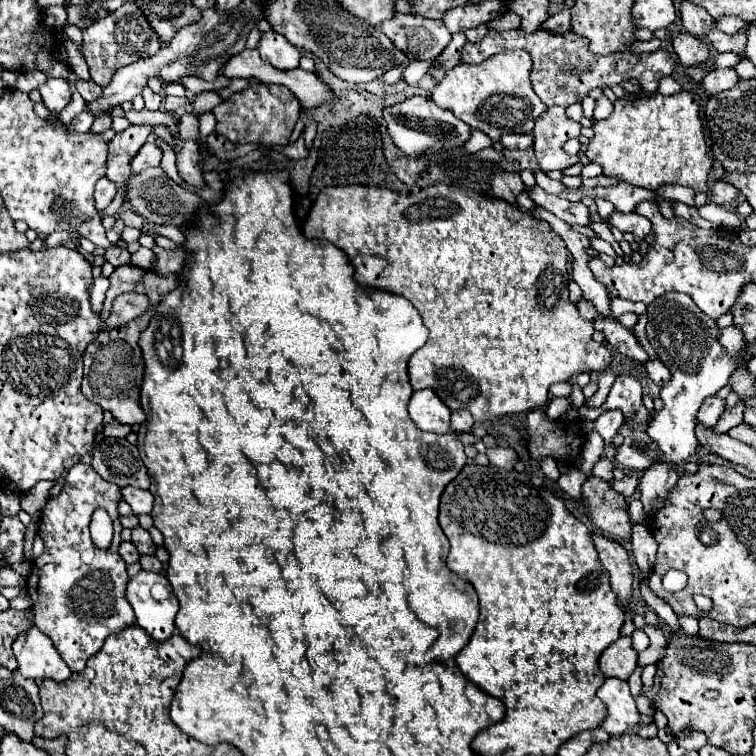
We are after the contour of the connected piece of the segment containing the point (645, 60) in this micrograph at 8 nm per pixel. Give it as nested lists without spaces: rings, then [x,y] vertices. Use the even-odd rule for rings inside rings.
[[[490,29],[484,39],[470,43],[466,41],[462,49],[462,63],[480,63],[492,57],[492,53],[520,47],[532,55],[532,71],[530,81],[534,93],[548,105],[562,105],[568,107],[572,103],[580,103],[590,89],[604,87],[604,85],[618,85],[622,81],[628,81],[630,77],[636,77],[640,81],[642,91],[654,93],[658,87],[658,81],[662,77],[668,77],[674,71],[676,62],[670,54],[663,49],[654,53],[612,53],[612,55],[596,55],[588,49],[588,39],[578,37],[578,33],[550,33],[544,29],[538,29],[534,33],[524,33],[522,29],[510,29],[510,31],[494,31]]]

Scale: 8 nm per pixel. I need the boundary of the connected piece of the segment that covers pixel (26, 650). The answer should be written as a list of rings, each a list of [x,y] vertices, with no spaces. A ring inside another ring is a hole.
[[[30,627],[26,635],[22,633],[16,637],[14,655],[18,659],[18,673],[34,681],[66,681],[72,675],[70,667],[54,649],[52,641],[36,627]]]

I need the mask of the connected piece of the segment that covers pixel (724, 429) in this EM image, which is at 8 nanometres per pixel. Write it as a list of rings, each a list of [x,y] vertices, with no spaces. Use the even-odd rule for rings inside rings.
[[[743,402],[738,403],[732,409],[725,410],[714,426],[714,433],[727,433],[732,427],[742,423],[744,410]]]

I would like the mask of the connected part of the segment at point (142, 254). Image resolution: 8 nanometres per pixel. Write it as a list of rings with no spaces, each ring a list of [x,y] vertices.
[[[140,247],[136,253],[132,253],[132,265],[142,267],[142,269],[150,269],[156,263],[156,253],[152,249]]]

